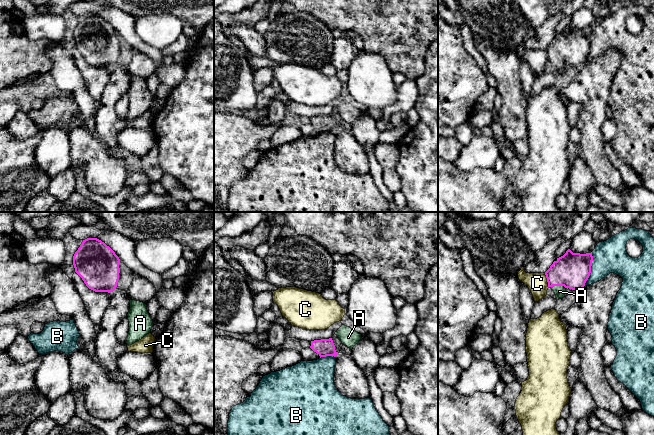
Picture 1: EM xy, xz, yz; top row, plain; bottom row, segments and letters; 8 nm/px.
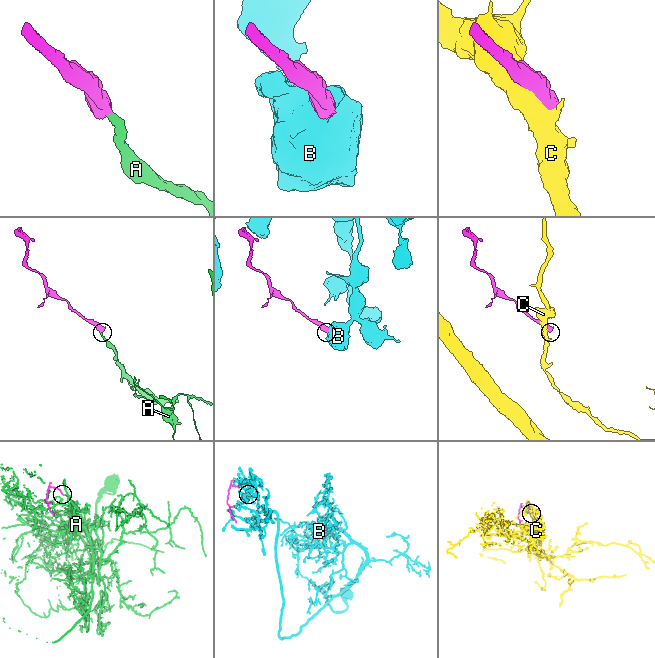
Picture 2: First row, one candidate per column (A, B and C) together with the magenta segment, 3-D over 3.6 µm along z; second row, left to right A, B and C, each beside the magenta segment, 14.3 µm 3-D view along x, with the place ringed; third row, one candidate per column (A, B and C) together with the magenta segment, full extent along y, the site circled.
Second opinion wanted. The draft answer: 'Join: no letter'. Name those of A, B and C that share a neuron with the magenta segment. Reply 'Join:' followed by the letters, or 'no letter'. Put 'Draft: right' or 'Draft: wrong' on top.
Draft: wrong
Join: A

